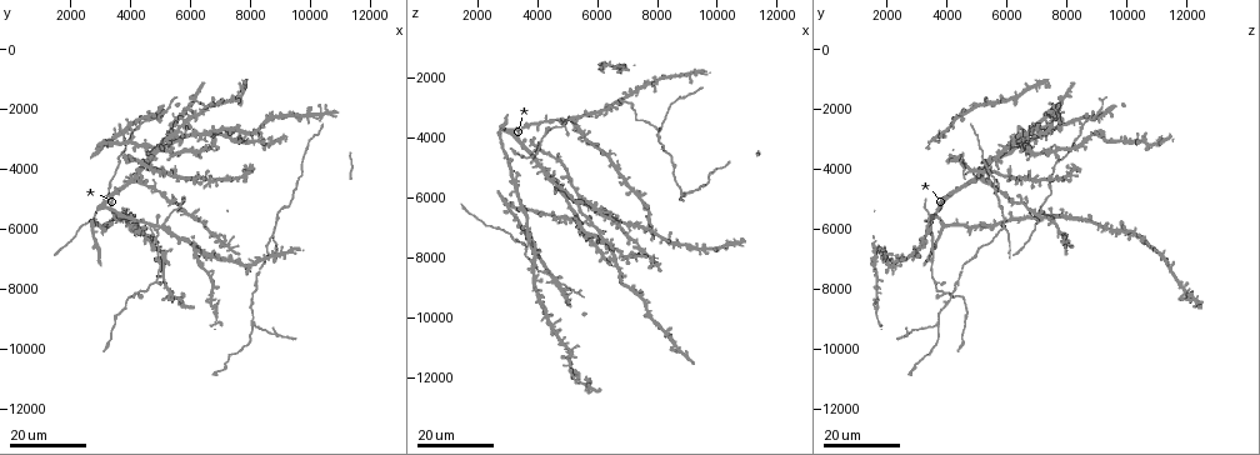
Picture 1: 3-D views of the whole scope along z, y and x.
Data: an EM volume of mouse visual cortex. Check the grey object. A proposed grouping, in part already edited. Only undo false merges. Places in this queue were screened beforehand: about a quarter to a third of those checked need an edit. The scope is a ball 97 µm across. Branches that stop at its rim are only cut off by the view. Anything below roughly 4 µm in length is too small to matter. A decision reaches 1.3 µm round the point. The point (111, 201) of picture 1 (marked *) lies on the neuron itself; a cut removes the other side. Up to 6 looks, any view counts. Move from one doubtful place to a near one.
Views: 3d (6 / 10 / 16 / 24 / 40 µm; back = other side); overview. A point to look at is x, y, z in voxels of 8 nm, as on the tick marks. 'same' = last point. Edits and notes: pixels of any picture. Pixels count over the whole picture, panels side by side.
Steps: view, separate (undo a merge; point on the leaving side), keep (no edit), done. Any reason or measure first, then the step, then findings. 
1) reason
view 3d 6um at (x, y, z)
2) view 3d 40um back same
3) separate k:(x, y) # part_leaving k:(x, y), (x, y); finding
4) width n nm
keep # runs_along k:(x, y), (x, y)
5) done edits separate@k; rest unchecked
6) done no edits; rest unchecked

three-way junction
view 3d 24um at (8800, 5900, 5900)

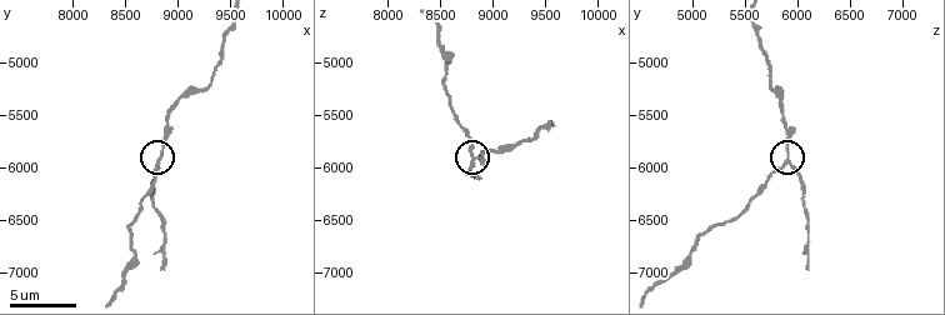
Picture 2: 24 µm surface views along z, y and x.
view 3d 10um at (8820, 5980, 5920)

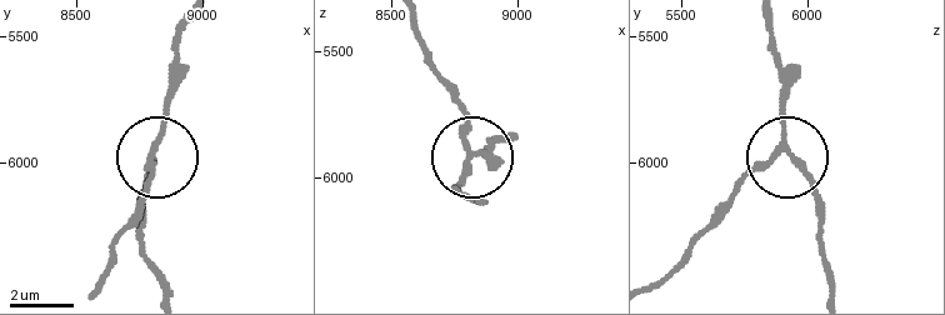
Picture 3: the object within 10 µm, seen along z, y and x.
side_arm 9 um
separate 3:(169, 89) # part_leaving 3:(159, 138), (178, 26); two neurons meet here

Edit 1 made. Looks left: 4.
view 3d 16um at (5100, 5900, 3400)

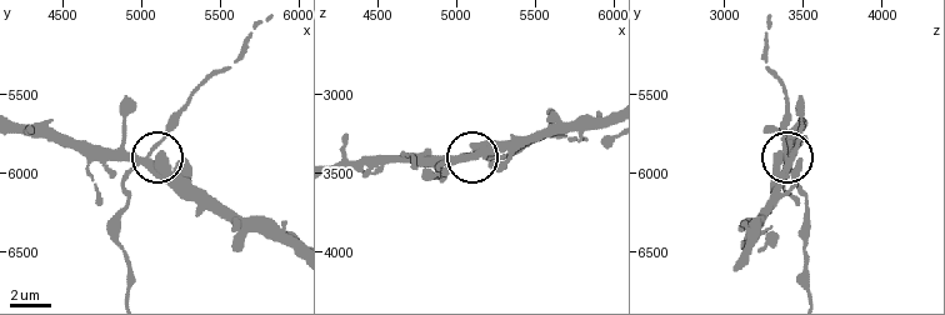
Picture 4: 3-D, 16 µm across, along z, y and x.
view 3d 10um at (5120, 5800, 3360)

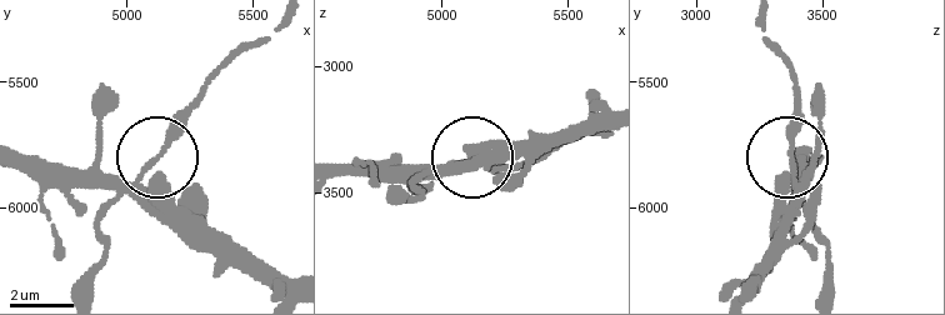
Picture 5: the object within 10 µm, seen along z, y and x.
side_arm 10 um
keep # all the same neuron

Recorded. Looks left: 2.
a fork
view 3d 16um at (8100, 9200, 3700)

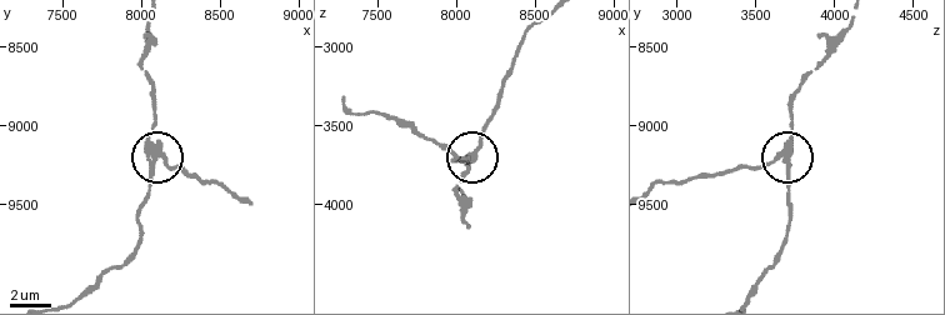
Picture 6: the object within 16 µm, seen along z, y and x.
view 3d 6um at (8140, 9220, 3640)

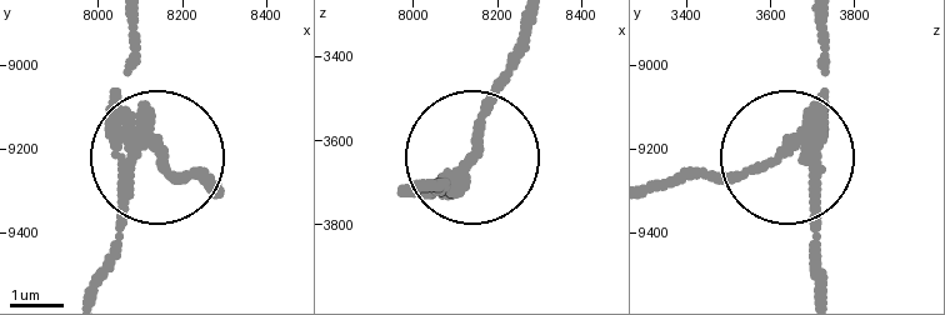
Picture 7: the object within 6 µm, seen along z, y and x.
arms 3
separate 7:(180, 183) # a second neuron is stuck on

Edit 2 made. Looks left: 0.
done edits separate@3, separate@7; rest unchecked

